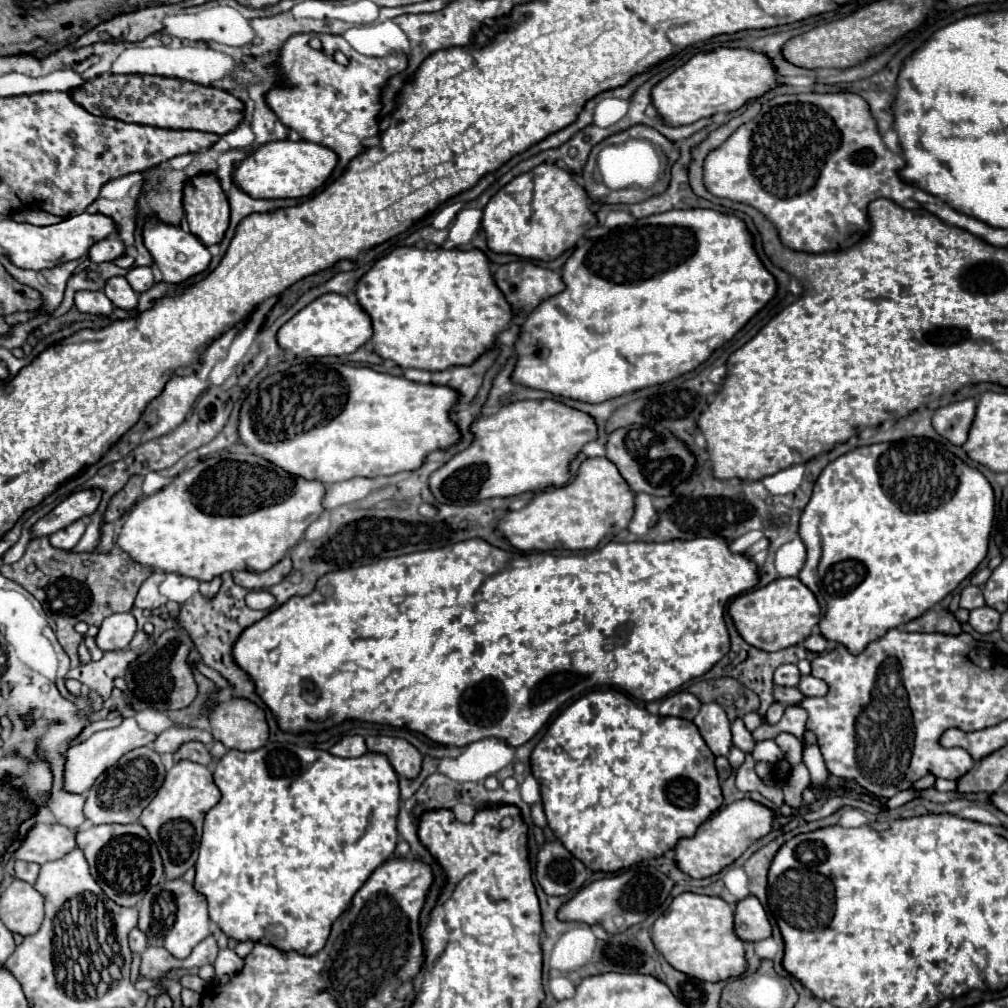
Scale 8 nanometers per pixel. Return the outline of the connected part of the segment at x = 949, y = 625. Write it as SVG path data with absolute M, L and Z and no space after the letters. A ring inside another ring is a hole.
M941 608L941 612L929 610L923 616L907 622L903 626L905 632L937 632L937 634L949 634L949 636L957 636L961 634L961 624L955 620L953 614L949 614L947 610Z

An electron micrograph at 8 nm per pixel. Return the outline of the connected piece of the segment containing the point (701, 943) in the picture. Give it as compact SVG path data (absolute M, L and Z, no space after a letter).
M691 892L679 894L673 898L667 912L655 920L651 938L655 948L675 970L681 970L693 978L723 982L737 978L747 970L745 942L735 934L733 908L721 898L699 896Z

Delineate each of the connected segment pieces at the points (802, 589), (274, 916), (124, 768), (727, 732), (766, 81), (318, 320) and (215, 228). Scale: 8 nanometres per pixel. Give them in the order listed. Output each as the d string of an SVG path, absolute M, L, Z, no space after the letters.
M777 578L763 588L737 596L729 604L729 616L747 644L765 652L777 652L803 642L819 624L821 608L813 592L799 578Z
M267 742L263 748L255 752L239 752L229 750L215 768L215 784L221 790L221 800L217 806L213 806L205 814L205 826L203 826L203 838L199 846L199 858L197 858L197 876L195 886L205 896L209 906L209 918L233 940L237 942L261 942L277 946L279 950L293 950L297 954L317 954L327 942L327 936L331 932L333 922L345 912L355 892L363 886L363 882L369 878L369 874L381 866L395 850L397 844L397 830L395 820L399 812L399 778L389 764L389 760L381 754L365 754L361 758L339 758L325 750L297 750L289 756L289 744L287 742Z
M147 746L131 750L121 756L115 766L105 770L97 782L87 790L85 818L93 824L135 824L141 810L155 798L161 782L165 778L165 766L161 756Z
M715 702L703 704L699 714L695 716L695 726L699 728L701 736L705 738L705 744L713 752L713 756L725 756L731 750L731 728L729 718L721 706Z
M717 48L695 54L687 64L663 78L653 88L653 104L665 124L693 124L717 112L739 110L745 102L755 100L779 84L779 74L773 60L757 50L747 48Z
M323 294L301 312L297 312L283 328L277 332L279 346L297 354L299 358L307 356L345 356L357 352L373 336L373 324L369 314L343 294Z
M195 176L185 186L183 206L191 234L197 236L205 246L219 244L225 238L229 228L229 202L217 176Z

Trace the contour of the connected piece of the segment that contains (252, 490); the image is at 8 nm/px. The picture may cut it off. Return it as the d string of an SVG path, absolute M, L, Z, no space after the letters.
M229 452L197 462L175 476L167 488L139 502L121 526L117 544L141 566L179 572L197 580L213 580L233 570L265 572L285 558L287 550L301 540L307 526L325 512L321 498L325 498L321 482L297 478L257 454Z

